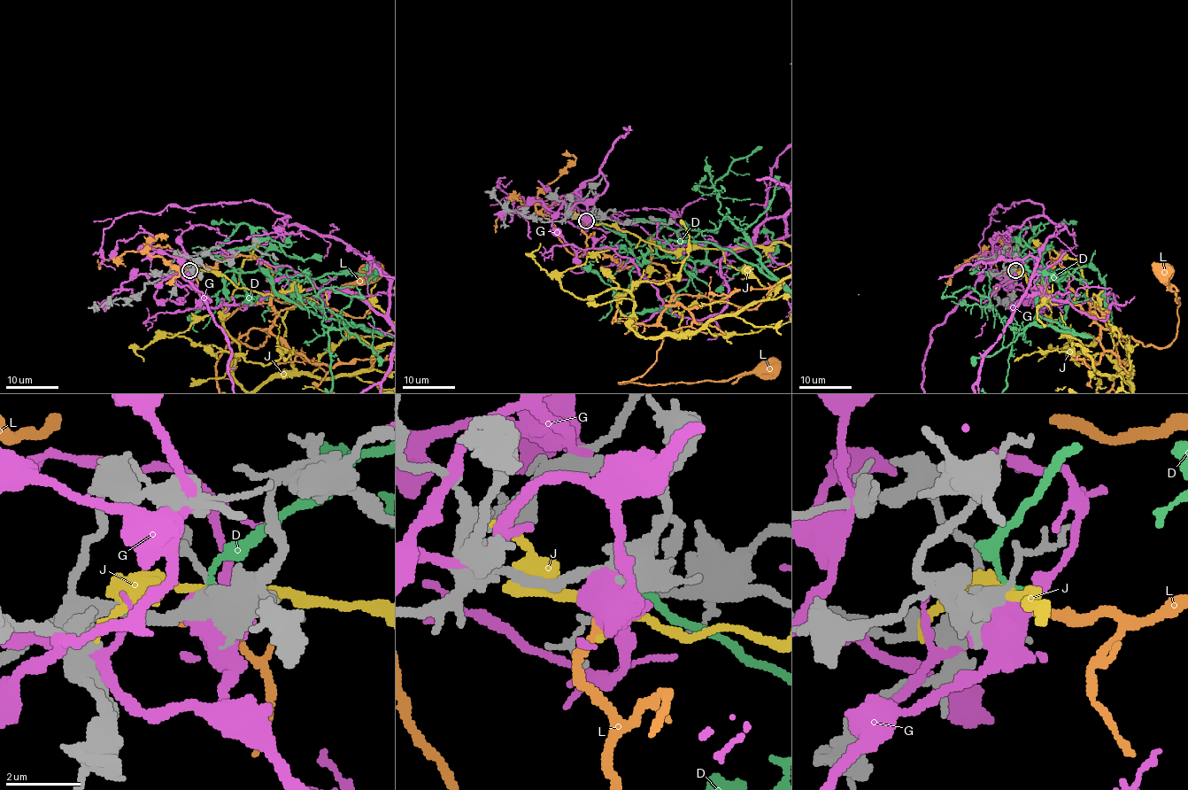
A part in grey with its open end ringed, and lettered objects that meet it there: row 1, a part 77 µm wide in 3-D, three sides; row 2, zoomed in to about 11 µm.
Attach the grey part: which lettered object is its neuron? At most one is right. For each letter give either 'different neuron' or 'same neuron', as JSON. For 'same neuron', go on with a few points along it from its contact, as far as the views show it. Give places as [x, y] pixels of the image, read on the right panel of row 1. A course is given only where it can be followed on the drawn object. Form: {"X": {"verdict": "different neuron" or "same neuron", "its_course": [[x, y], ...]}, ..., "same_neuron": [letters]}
{"D": {"verdict": "different neuron"}, "G": {"verdict": "different neuron"}, "J": {"verdict": "different neuron"}, "L": {"verdict": "same neuron"}, "same_neuron": ["L"]}

